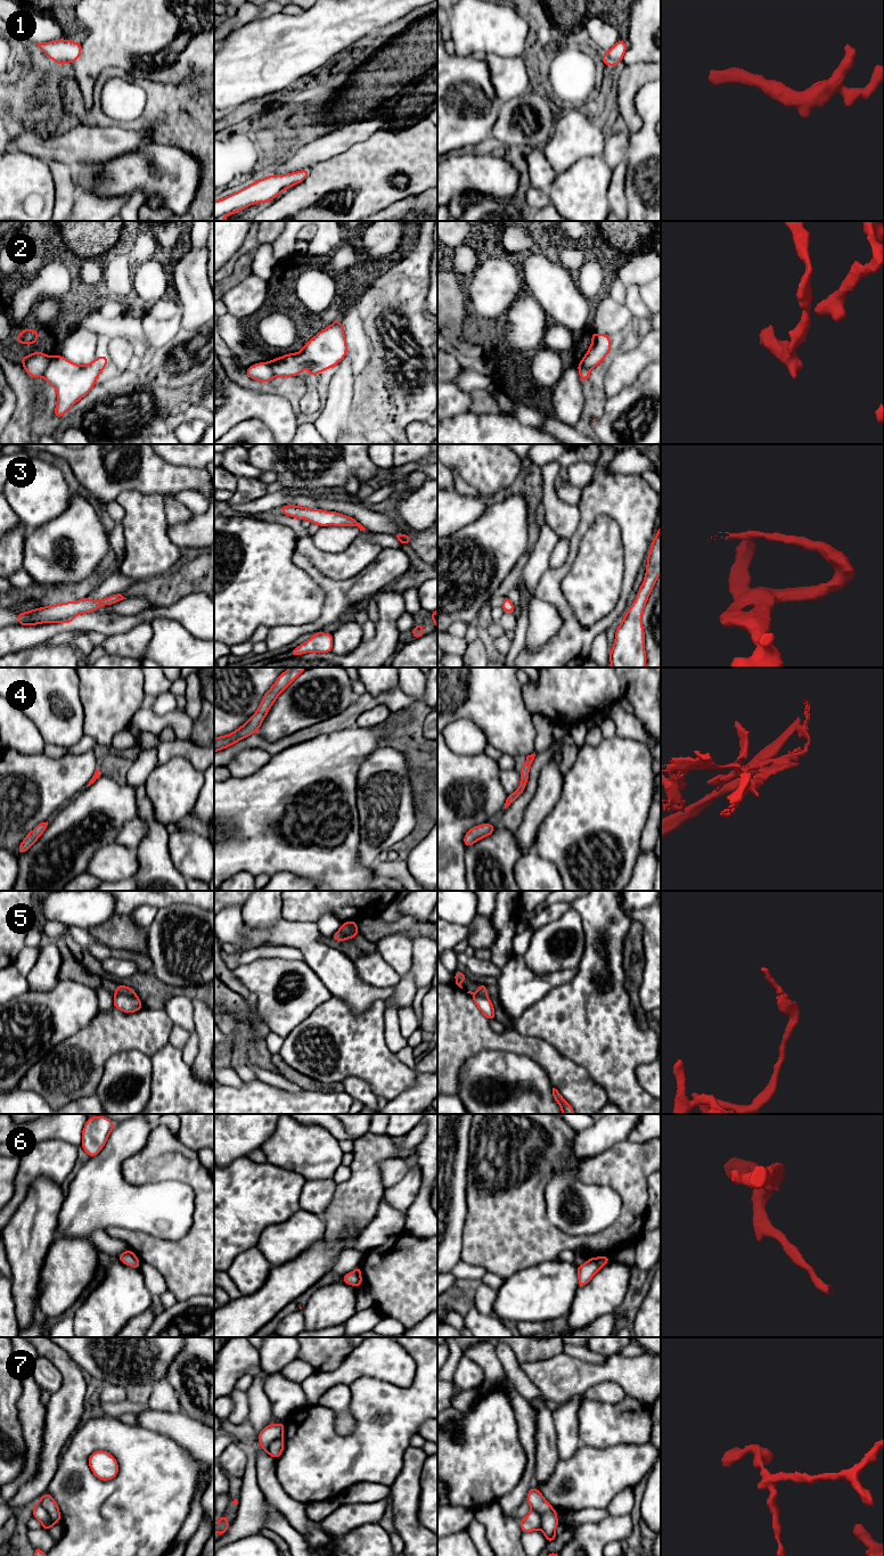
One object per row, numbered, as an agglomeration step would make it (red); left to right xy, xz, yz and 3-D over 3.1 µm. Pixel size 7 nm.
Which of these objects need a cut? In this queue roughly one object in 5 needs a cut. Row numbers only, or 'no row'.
2, 5, 7

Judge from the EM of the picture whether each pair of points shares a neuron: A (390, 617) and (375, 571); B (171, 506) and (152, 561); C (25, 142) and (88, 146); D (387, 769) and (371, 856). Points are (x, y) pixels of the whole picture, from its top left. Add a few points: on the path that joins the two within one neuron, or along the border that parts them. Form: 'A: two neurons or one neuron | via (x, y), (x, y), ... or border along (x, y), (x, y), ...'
A: two neurons | border along (382, 590), (375, 597)
B: two neurons | border along (162, 494), (165, 518), (169, 525)
C: one neuron | via (41, 146), (72, 146)
D: one neuron | via (385, 791), (385, 820), (377, 834)

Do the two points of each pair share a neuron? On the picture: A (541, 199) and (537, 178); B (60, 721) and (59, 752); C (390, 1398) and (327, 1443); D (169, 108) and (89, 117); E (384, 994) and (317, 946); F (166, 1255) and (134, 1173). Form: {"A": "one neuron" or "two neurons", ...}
{"A": "one neuron", "B": "two neurons", "C": "one neuron", "D": "one neuron", "E": "one neuron", "F": "one neuron"}

